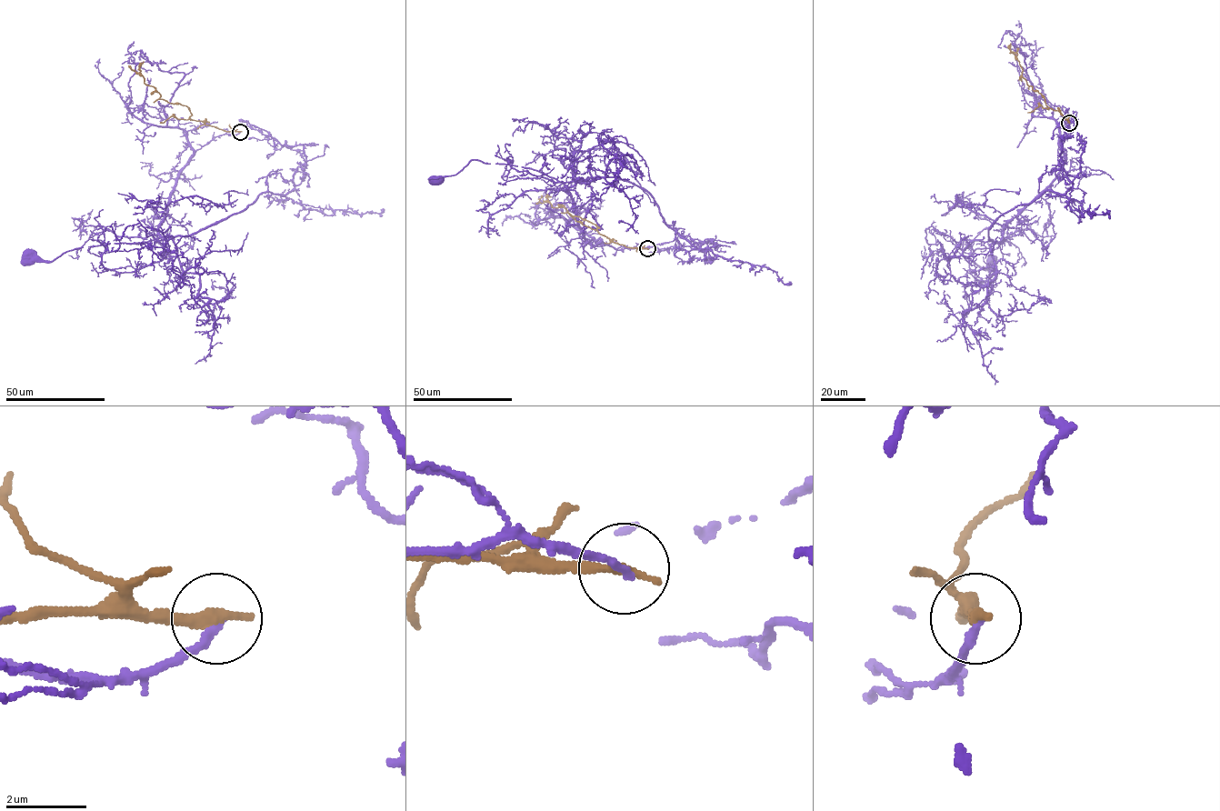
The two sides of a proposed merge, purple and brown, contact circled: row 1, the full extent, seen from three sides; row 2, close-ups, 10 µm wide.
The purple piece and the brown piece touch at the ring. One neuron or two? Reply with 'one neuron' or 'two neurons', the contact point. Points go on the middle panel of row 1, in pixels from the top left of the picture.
two neurons; at (647, 248)

